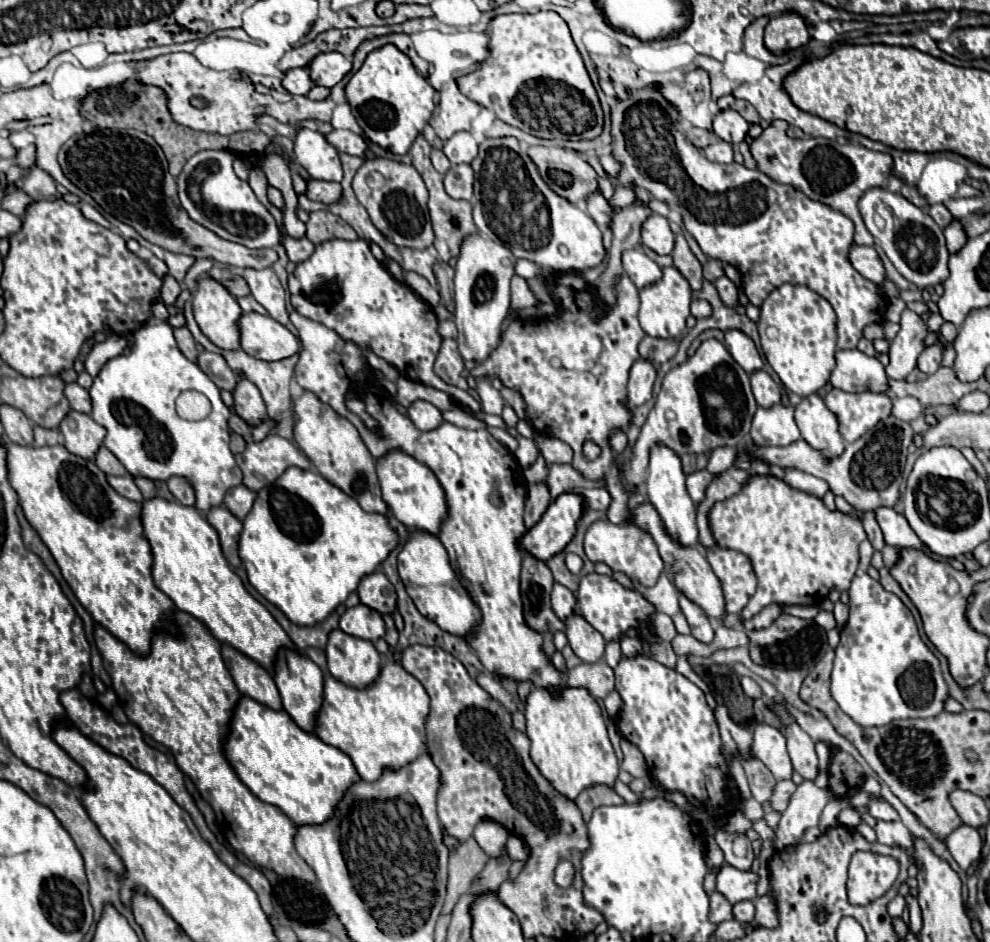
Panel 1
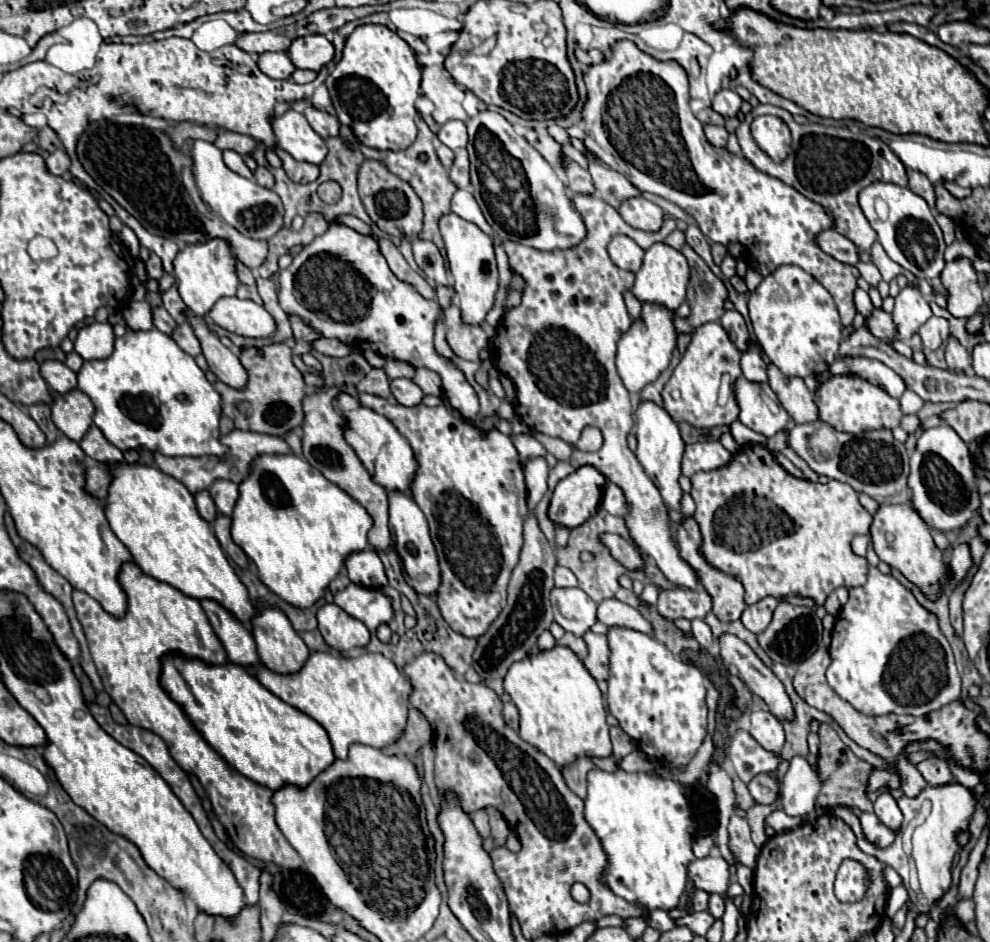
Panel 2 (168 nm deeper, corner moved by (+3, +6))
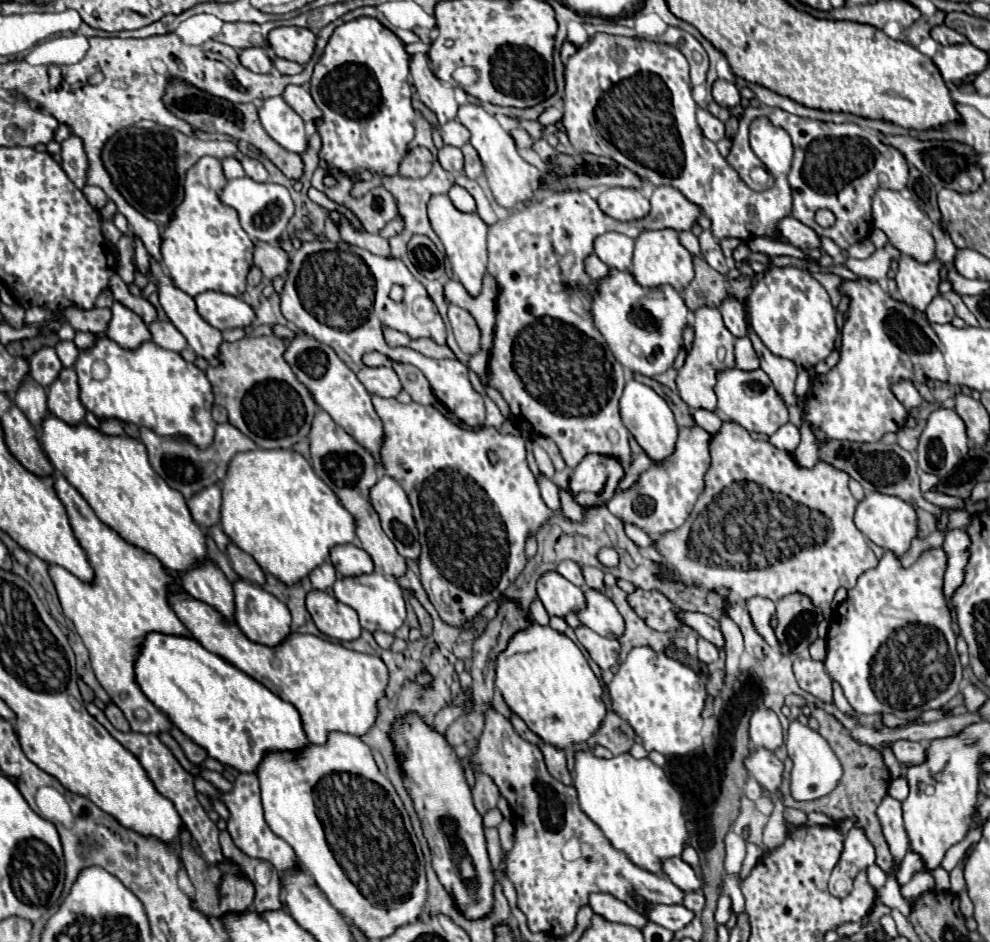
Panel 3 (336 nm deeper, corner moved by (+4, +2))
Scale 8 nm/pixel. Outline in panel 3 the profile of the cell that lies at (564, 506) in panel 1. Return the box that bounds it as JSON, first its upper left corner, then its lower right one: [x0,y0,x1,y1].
[570,454,624,508]

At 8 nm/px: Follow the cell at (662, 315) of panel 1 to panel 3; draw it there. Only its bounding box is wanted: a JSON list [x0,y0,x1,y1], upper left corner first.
[632,228,694,290]

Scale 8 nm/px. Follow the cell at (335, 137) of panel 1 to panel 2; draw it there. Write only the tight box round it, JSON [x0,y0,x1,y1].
[305,106,339,138]

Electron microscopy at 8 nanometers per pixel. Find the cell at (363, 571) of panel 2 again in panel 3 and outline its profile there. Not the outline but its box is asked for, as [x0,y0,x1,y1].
[330,544,374,576]

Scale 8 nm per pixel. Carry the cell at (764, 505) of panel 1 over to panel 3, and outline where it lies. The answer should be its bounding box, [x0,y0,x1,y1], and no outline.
[654,422,878,606]

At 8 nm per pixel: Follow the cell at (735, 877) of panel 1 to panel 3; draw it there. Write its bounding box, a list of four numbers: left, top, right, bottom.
[662,858,702,892]

